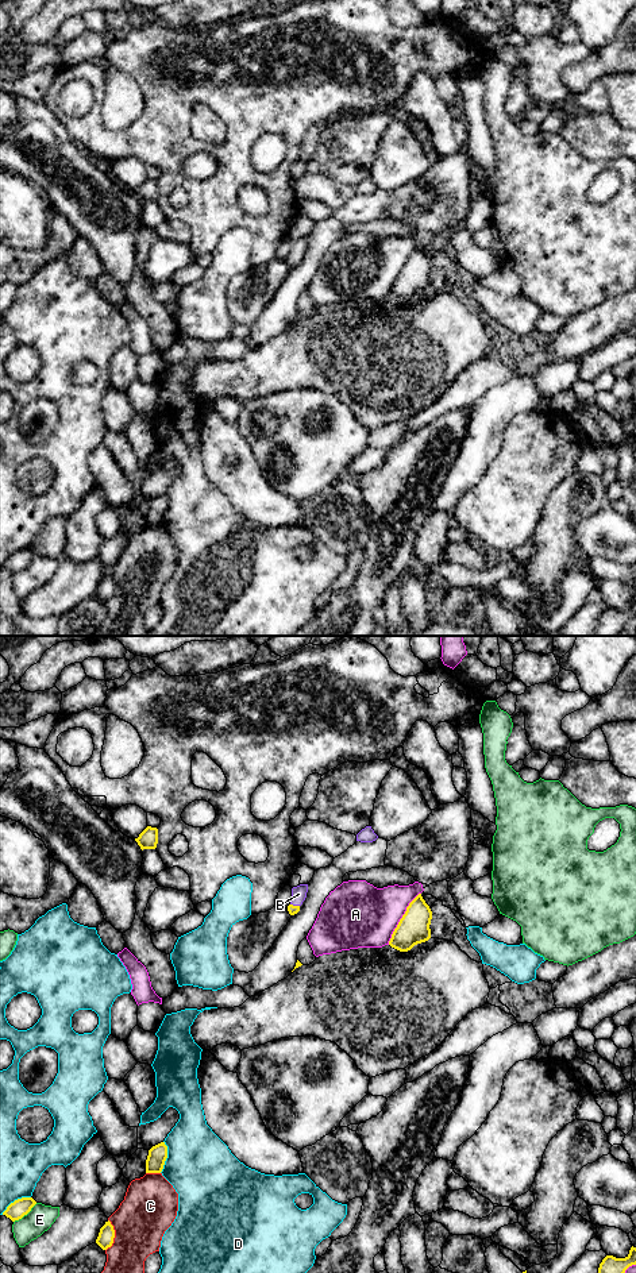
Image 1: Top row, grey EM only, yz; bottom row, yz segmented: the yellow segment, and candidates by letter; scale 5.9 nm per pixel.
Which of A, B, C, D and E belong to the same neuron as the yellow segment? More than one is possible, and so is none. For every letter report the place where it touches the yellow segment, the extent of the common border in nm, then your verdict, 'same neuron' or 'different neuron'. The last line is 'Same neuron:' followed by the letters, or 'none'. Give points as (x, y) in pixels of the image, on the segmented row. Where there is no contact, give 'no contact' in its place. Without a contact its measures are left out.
A: meets yellow in yz at (401, 918); contact 360 nm long; different neuron
B: meets yellow in yz at (295, 906); contact 60 nm long; same neuron
C: meets yellow in yz at (114, 1235); contact 190 nm long; different neuron
D: meets yellow in yz at (166, 1157); contact 190 nm long; different neuron
E: meets yellow in yz at (24, 1214); contact 180 nm long; different neuron
Same neuron: B

